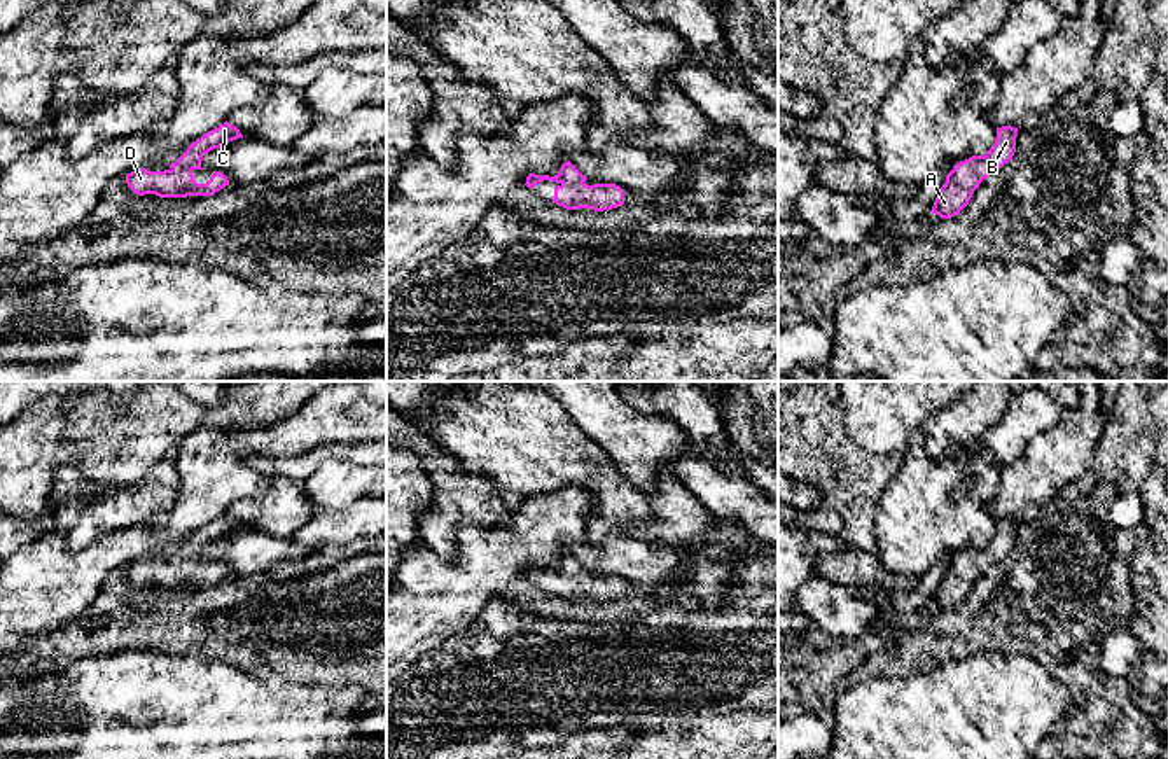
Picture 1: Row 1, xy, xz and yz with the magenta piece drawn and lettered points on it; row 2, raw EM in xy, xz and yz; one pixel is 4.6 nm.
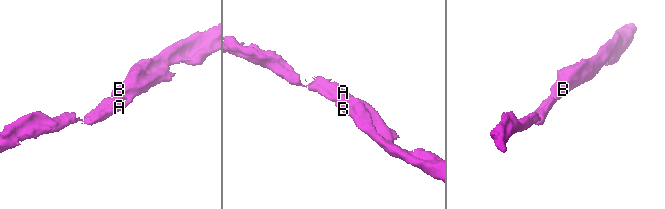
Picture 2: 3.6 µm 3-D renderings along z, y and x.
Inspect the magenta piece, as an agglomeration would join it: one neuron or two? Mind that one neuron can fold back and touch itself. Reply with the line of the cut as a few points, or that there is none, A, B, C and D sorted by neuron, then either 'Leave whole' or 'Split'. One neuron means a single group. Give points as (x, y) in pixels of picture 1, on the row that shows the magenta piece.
No split. Groups: A B C D. Leave whole

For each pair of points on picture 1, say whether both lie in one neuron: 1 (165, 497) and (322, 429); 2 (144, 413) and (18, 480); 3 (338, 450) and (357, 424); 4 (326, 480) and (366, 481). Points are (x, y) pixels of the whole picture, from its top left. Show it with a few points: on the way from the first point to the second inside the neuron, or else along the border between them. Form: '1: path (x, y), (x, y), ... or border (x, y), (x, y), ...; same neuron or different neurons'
1: border (175, 495), (170, 504); different neurons
2: path (119, 446), (104, 462), (51, 457); same neuron
3: border (368, 441), (319, 445), (303, 453); different neurons
4: path (336, 481), (355, 481); same neuron

